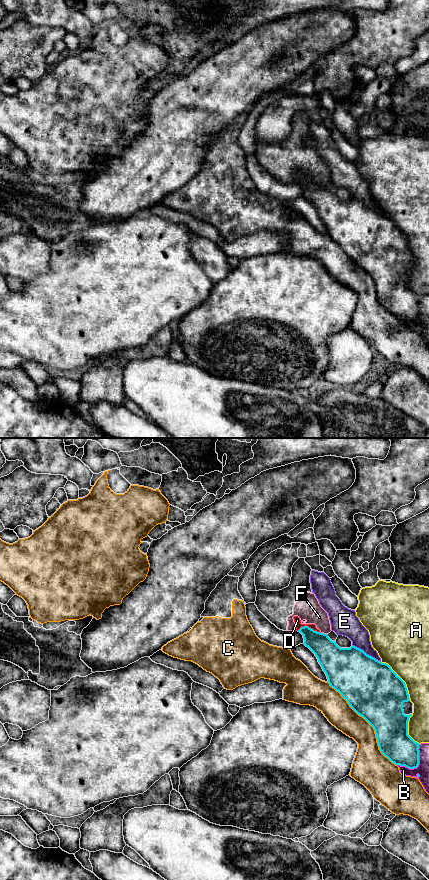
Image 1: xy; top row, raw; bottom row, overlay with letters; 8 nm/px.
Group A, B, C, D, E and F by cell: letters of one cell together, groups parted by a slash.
A / B / C / D F / E

